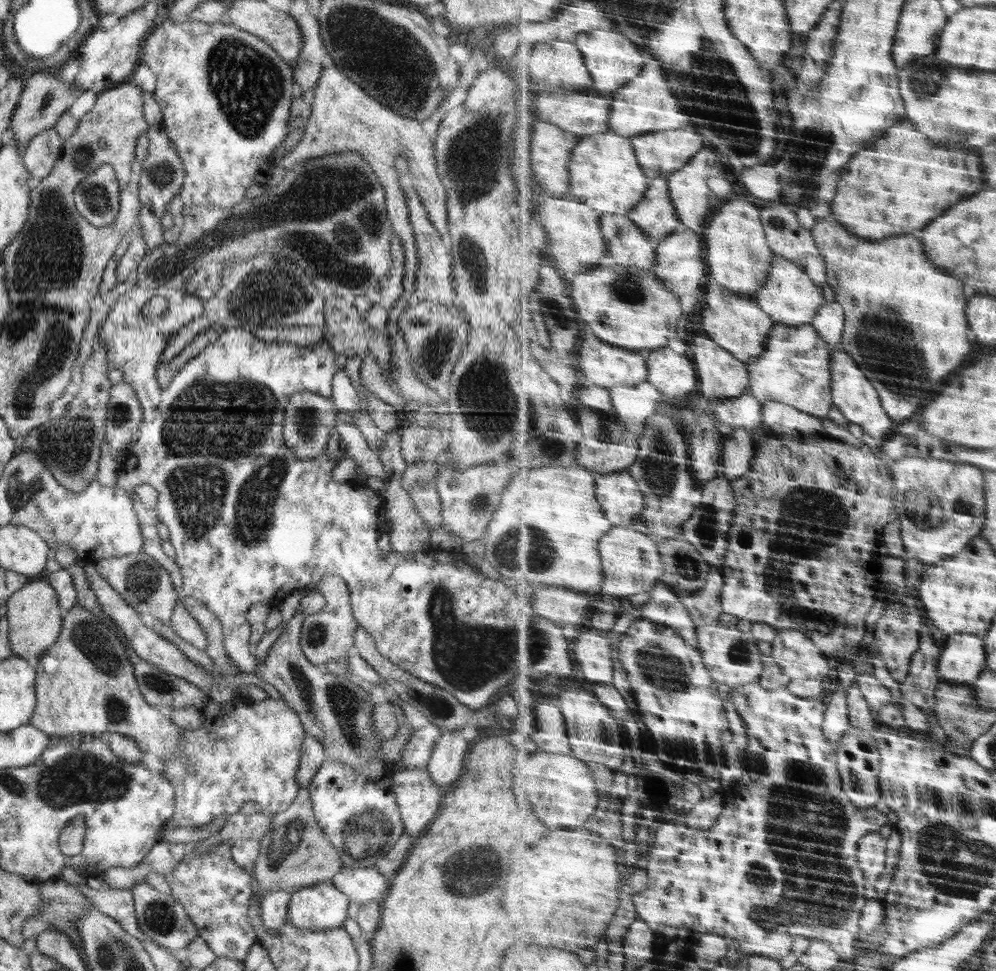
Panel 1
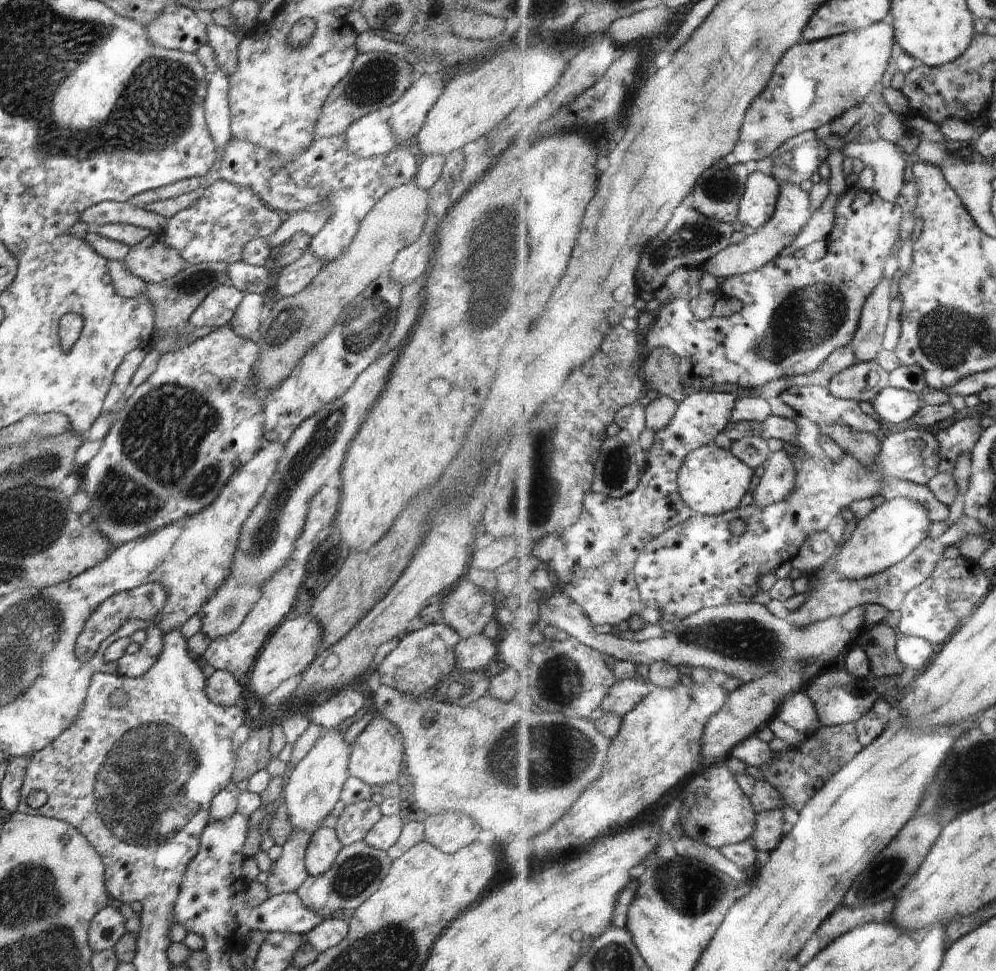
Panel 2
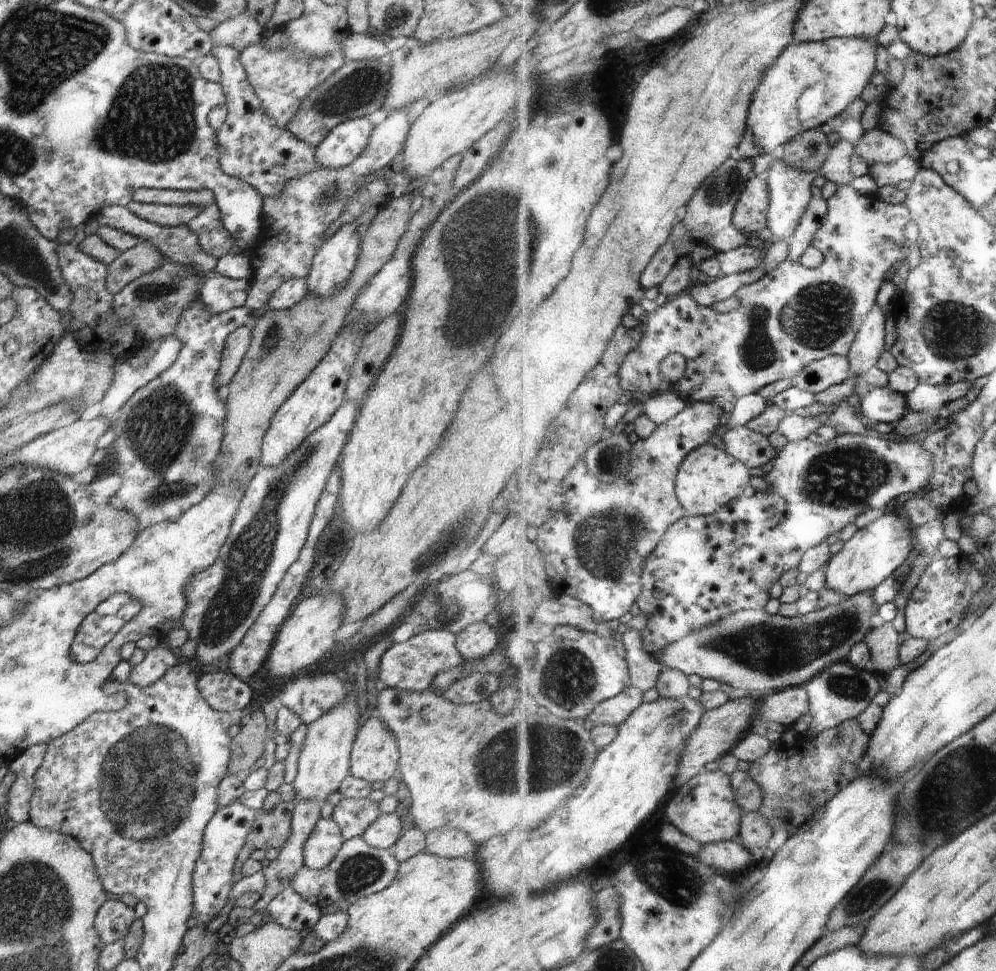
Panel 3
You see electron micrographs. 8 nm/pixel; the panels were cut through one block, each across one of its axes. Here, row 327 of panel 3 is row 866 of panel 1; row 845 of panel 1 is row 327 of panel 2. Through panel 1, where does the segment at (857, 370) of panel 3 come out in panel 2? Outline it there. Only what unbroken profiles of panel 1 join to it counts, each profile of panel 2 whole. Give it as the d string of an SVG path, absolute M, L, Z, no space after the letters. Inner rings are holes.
M884 278L880 282L880 288L868 298L868 304L864 308L864 324L860 326L860 336L854 340L854 350L860 360L874 360L878 358L882 344L884 344L884 334L888 330L888 320L890 320L890 306L892 306L892 288L894 282Z

